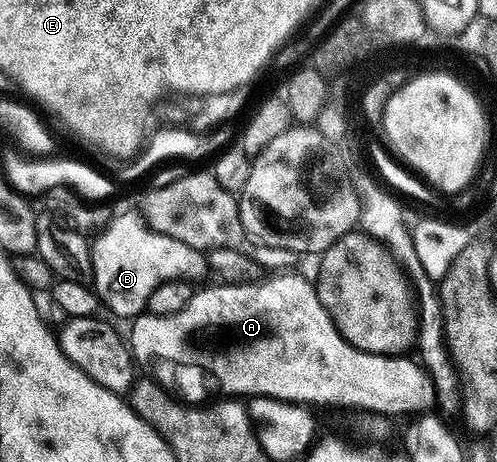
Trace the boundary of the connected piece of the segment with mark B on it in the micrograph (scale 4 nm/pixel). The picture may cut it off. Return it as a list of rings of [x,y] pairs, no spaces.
[[[137,212],[119,213],[95,234],[91,242],[92,250],[92,279],[94,290],[103,308],[108,308],[116,317],[128,317],[135,319],[148,308],[148,300],[154,291],[154,287],[161,285],[163,281],[186,281],[197,283],[204,276],[209,276],[208,258],[203,252],[178,239],[170,239],[170,235],[162,235],[149,229],[143,218]]]

